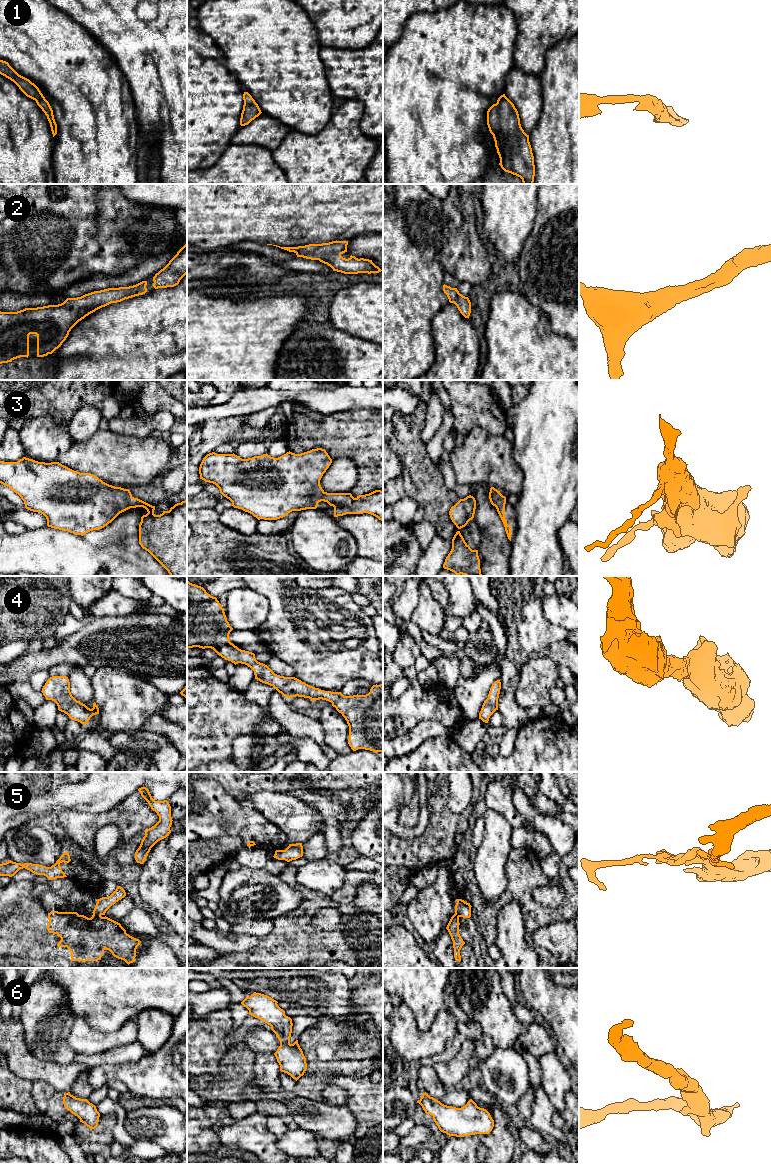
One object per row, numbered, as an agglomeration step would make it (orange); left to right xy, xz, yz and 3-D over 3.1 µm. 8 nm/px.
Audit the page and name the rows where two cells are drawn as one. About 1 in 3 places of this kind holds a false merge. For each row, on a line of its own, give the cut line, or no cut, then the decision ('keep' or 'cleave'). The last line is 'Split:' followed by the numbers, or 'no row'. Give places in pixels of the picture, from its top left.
1: no cut | keep
2: no cut | keep
3: no cut | keep
4: no cut | keep
5: xy (93, 913), (100, 915) | cleave
6: no cut | keep
Split: 5

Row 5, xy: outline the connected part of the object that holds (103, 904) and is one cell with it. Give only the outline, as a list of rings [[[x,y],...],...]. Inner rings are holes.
[[[117,886],[116,890],[107,897],[102,897],[97,900],[93,914],[105,915],[106,911],[116,902],[126,896],[125,890],[121,886]]]

